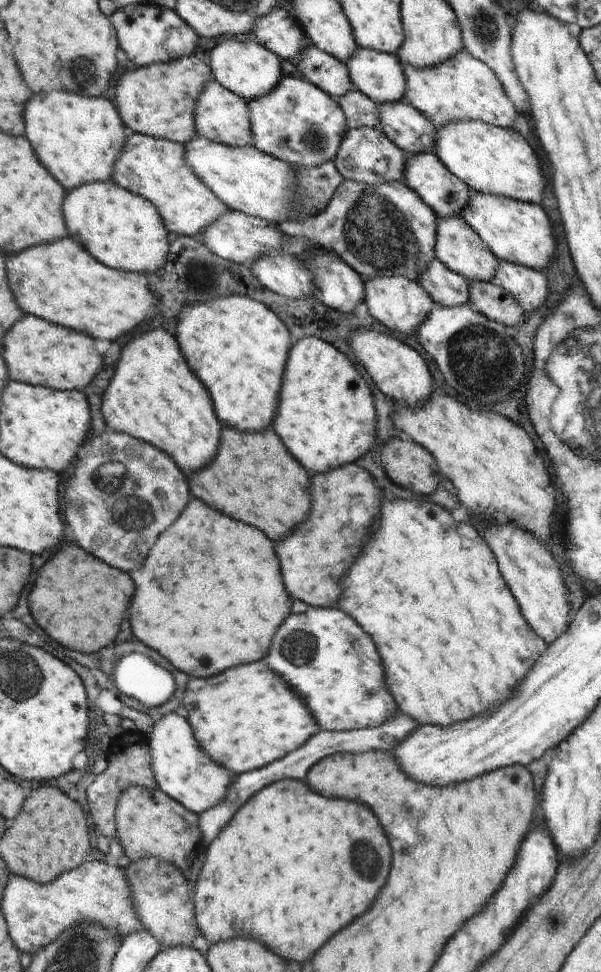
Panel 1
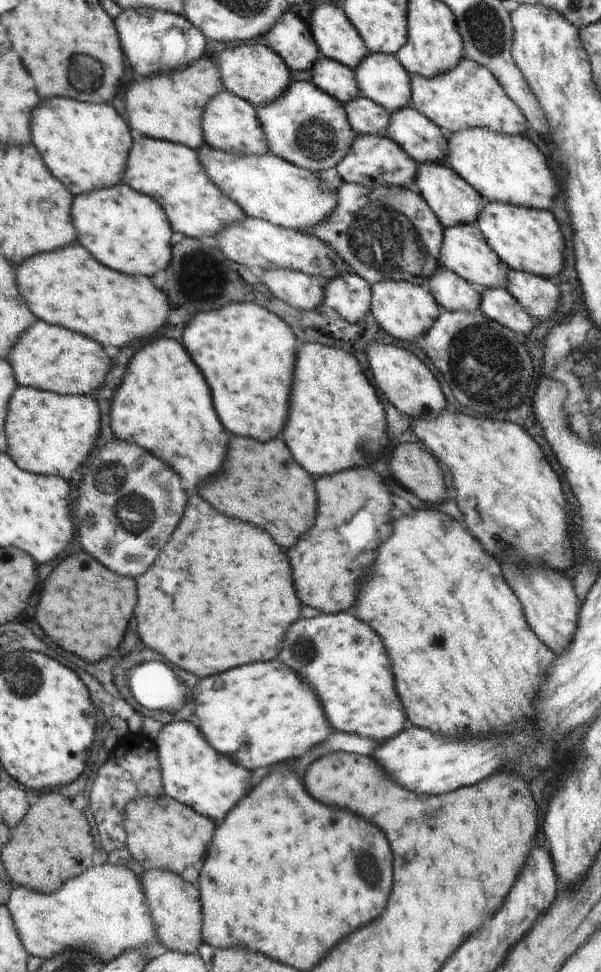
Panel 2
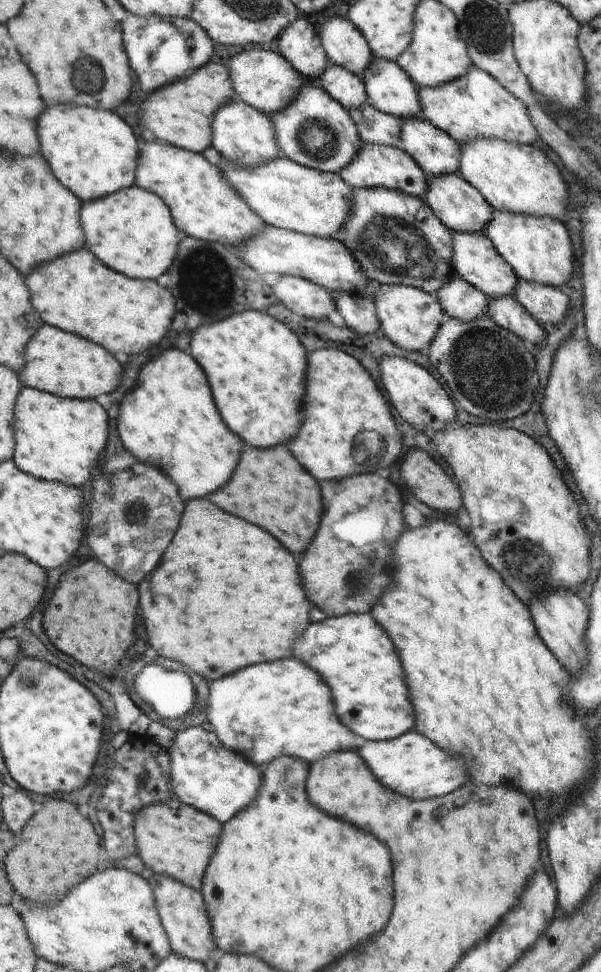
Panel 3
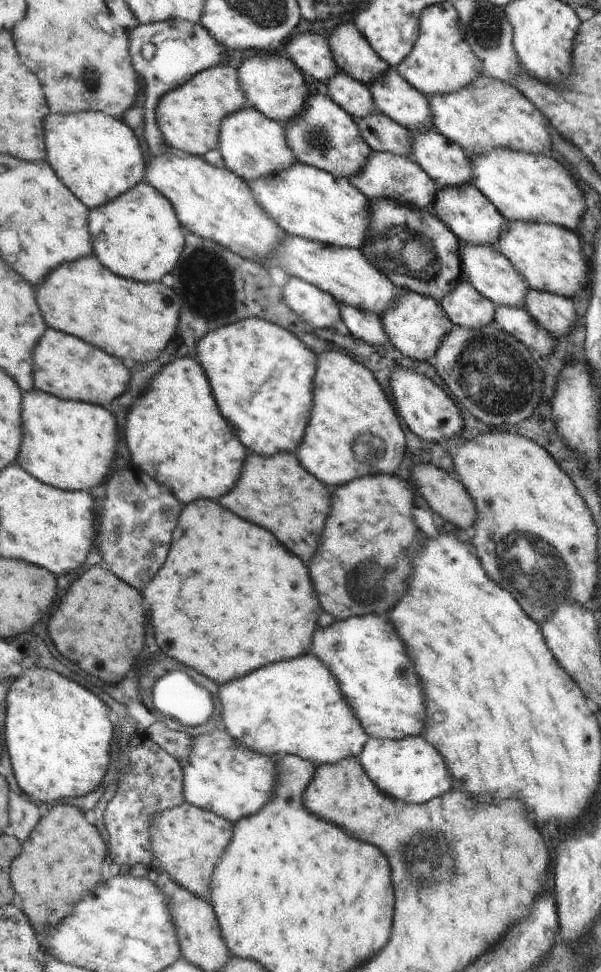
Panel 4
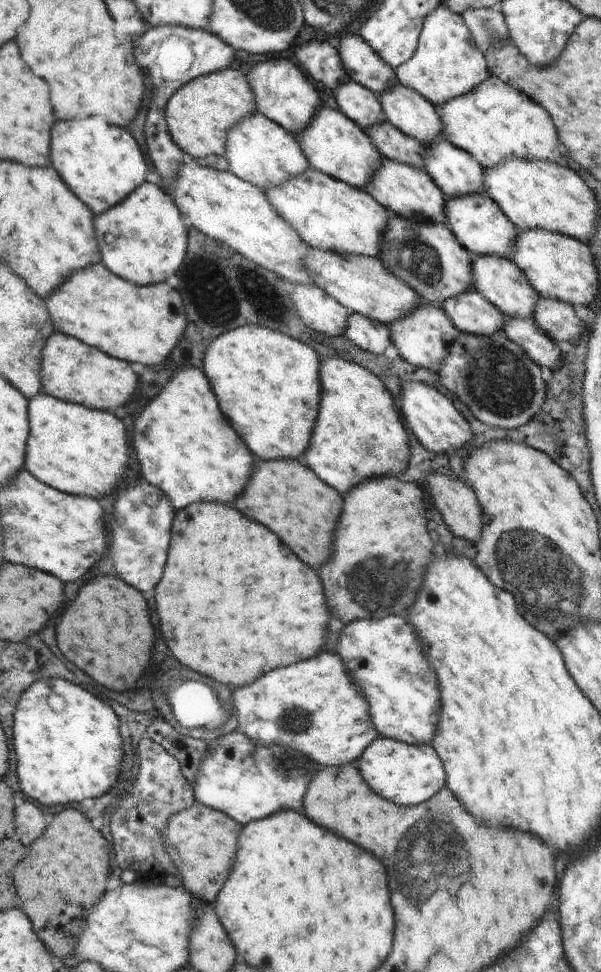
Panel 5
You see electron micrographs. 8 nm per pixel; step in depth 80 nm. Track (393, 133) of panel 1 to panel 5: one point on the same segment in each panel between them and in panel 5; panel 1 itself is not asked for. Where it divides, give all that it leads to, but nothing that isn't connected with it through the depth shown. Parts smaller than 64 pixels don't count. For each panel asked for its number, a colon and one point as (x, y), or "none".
2: (421, 139)
3: (437, 154)
4: (444, 161)
5: (457, 174)

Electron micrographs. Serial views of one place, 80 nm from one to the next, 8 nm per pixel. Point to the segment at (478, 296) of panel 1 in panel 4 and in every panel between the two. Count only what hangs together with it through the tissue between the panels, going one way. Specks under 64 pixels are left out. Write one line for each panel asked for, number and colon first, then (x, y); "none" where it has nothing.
2: (499, 305)
3: (507, 312)
4: (516, 321)

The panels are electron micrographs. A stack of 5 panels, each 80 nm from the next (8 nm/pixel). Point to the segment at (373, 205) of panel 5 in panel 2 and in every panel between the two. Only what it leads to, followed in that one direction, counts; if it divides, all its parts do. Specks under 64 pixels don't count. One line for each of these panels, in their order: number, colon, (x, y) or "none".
2: (267, 187)
3: (286, 195)
4: (307, 202)

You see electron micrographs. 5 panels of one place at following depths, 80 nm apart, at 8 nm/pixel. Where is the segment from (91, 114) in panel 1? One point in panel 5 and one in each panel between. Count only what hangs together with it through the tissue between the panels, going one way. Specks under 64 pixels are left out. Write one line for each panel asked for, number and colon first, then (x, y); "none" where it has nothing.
2: (85, 145)
3: (92, 152)
4: (97, 157)
5: (102, 165)

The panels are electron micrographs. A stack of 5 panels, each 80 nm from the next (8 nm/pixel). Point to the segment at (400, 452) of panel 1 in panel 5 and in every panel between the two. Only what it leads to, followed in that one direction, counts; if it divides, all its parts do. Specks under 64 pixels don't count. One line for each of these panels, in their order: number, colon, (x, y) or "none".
2: (417, 470)
3: (424, 477)
4: (446, 495)
5: (455, 499)

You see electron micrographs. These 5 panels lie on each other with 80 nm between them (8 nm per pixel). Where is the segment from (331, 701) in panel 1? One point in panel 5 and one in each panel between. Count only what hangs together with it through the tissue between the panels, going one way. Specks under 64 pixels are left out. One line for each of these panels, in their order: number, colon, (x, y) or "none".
2: (339, 656)
3: (352, 653)
4: (371, 662)
5: (383, 656)

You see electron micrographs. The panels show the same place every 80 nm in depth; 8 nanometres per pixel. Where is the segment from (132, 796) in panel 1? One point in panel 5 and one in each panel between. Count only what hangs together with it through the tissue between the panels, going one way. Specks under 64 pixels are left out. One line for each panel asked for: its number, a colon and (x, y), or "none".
2: (162, 833)
3: (173, 838)
4: (188, 842)
5: (203, 842)

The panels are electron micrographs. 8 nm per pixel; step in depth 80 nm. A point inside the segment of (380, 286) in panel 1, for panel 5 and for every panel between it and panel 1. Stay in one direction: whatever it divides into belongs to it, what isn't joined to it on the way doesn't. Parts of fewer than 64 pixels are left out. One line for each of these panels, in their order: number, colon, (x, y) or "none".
2: (406, 311)
3: (409, 317)
4: (416, 324)
5: (424, 338)

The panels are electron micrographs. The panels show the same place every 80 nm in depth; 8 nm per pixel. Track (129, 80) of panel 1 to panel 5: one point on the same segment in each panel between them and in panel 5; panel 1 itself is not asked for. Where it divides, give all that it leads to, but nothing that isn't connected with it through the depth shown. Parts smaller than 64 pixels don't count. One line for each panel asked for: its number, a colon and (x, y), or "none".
2: (170, 106)
3: (181, 114)
4: (190, 116)
5: (199, 116)

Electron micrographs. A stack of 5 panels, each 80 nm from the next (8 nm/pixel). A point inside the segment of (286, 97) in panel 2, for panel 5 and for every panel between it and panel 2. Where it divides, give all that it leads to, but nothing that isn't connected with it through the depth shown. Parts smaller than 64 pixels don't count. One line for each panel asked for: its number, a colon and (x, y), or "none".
3: (314, 130)
4: (325, 136)
5: (333, 144)

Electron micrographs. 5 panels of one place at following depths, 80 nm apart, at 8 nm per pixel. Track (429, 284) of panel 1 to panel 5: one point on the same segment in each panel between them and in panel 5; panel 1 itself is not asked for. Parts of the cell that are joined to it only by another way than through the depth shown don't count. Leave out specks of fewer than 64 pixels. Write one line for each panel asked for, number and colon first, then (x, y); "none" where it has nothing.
2: (451, 292)
3: (458, 299)
4: (464, 305)
5: (471, 313)

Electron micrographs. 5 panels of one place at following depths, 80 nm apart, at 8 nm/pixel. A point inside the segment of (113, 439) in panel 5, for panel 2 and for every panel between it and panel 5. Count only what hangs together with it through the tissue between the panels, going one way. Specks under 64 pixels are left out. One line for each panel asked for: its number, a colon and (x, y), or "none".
2: (49, 434)
3: (61, 439)
4: (71, 445)

